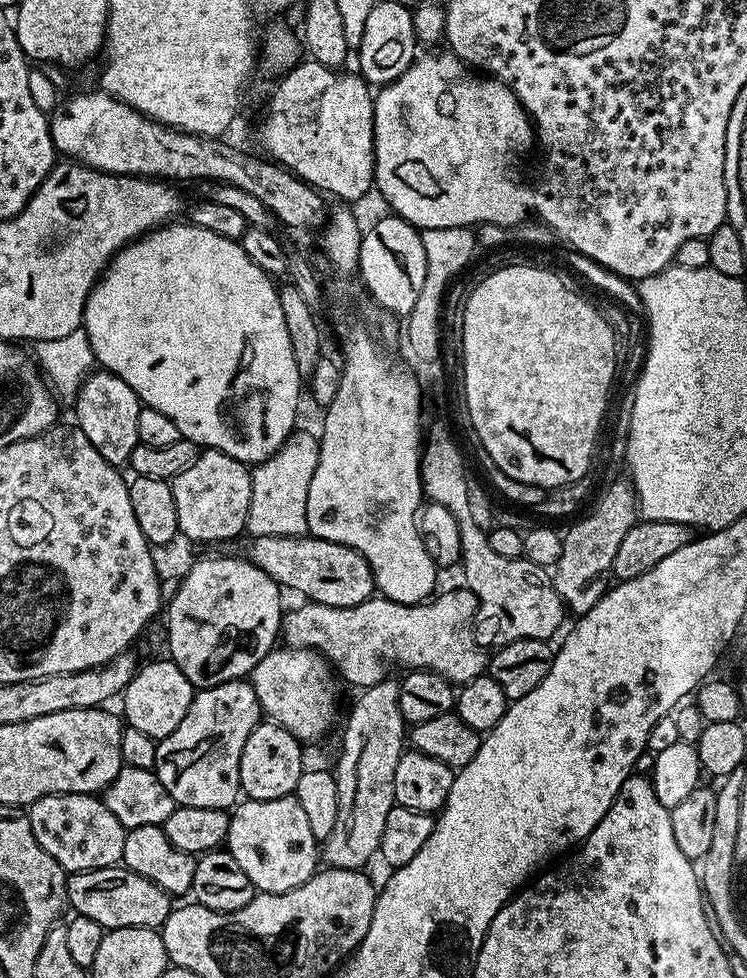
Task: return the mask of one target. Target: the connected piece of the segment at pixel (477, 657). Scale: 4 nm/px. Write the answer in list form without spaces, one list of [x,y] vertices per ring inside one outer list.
[[[467,586],[459,587],[453,592],[441,591],[435,598],[423,604],[399,604],[393,600],[385,600],[379,594],[373,595],[371,600],[349,608],[300,602],[297,608],[292,608],[289,612],[287,609],[283,613],[282,640],[290,648],[316,649],[335,669],[339,679],[341,676],[346,683],[353,684],[356,690],[369,688],[386,679],[384,660],[388,664],[401,664],[404,670],[433,672],[453,685],[463,686],[485,671],[486,652],[477,644],[474,635],[476,596]]]

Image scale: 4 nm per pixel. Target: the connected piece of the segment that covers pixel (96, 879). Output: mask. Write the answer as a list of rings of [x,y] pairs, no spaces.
[[[95,868],[89,872],[73,872],[66,880],[66,900],[78,916],[94,918],[105,930],[110,928],[155,928],[163,929],[166,918],[174,907],[173,897],[163,892],[158,885],[142,878],[142,874],[134,874],[128,868]]]

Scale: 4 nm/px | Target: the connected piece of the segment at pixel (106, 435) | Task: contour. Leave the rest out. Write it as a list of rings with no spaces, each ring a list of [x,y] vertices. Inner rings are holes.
[[[96,370],[80,386],[80,391],[74,397],[76,403],[75,427],[90,438],[90,446],[106,458],[106,462],[117,466],[127,465],[130,454],[134,454],[138,438],[138,414],[142,407],[140,399],[113,372]]]

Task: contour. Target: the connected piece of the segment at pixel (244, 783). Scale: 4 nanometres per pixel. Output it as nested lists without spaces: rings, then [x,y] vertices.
[[[262,722],[252,731],[250,738],[246,738],[246,746],[242,746],[242,762],[240,763],[240,786],[243,795],[249,800],[273,800],[283,796],[291,796],[298,786],[298,778],[306,770],[304,752],[301,741],[297,740],[290,730],[280,724]]]

